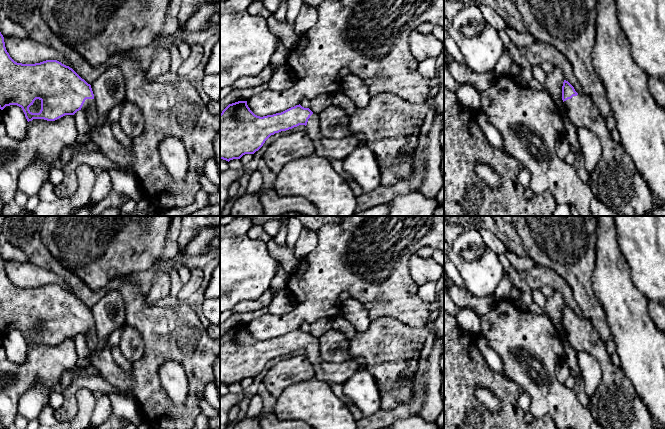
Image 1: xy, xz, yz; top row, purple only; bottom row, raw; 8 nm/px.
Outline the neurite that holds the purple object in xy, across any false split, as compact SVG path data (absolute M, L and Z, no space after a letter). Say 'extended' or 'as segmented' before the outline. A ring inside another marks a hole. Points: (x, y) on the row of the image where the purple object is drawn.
extended; M0 32L0 109L3 110L6 106L10 105L21 107L28 122L33 119L55 121L65 115L74 115L79 110L85 112L90 126L93 127L97 120L96 104L90 84L82 79L72 68L57 60L46 60L35 64L15 62L7 52L4 37ZM36 99L41 101L41 110L39 113L32 113L29 107L33 105Z

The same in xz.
extended; M238 101L229 104L220 114L220 159L229 162L233 159L240 159L245 154L254 154L271 135L299 125L306 126L306 132L316 148L316 154L329 160L344 160L359 146L359 140L355 135L341 139L325 137L320 130L320 118L318 115L300 104L281 113L260 117L250 110L247 101Z

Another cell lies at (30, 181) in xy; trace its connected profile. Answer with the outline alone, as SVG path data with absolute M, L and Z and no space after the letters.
M41 160L33 162L19 175L18 190L27 196L38 194L48 173L49 169Z

